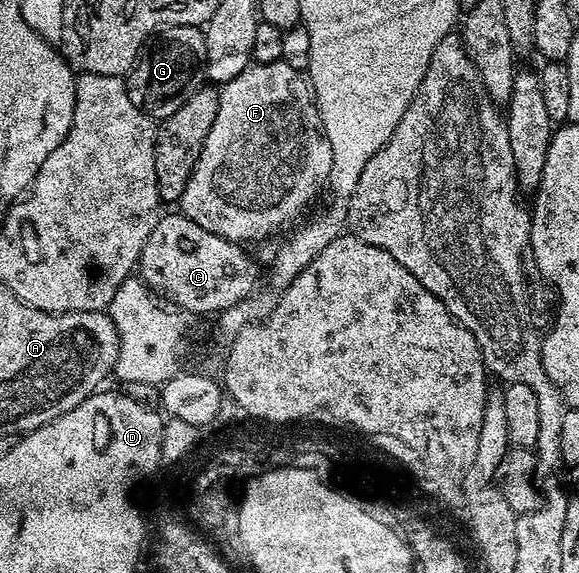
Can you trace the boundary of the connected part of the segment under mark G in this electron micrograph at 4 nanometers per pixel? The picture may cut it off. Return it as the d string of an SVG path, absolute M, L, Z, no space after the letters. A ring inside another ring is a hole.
M167 25L157 30L142 46L142 52L128 74L126 90L149 117L161 119L172 115L197 89L203 88L206 76L206 34L197 25Z

